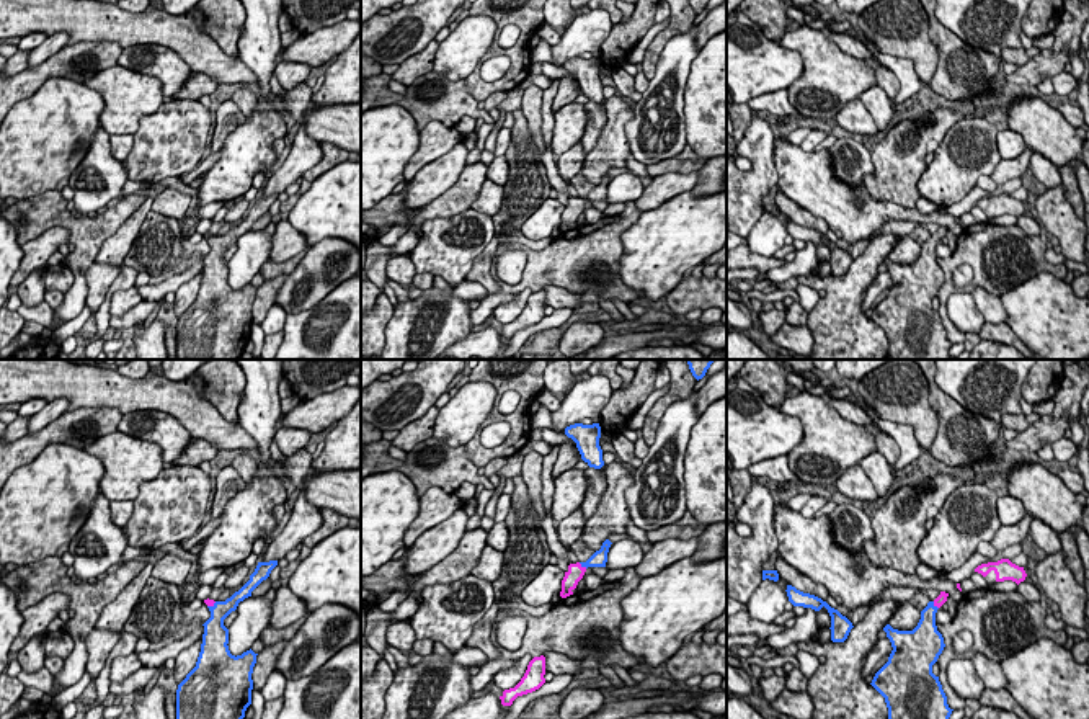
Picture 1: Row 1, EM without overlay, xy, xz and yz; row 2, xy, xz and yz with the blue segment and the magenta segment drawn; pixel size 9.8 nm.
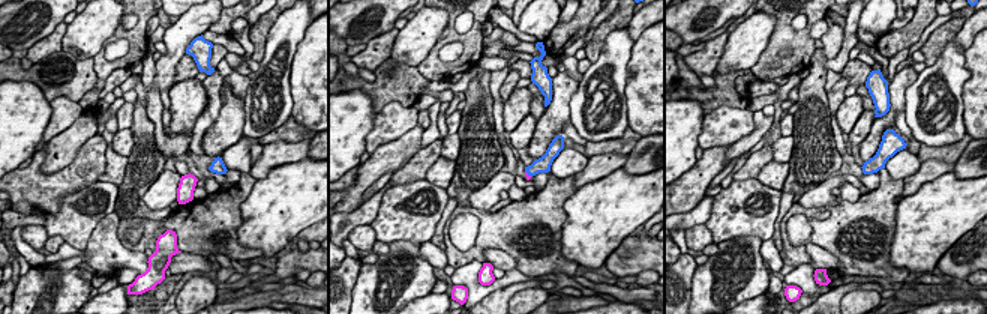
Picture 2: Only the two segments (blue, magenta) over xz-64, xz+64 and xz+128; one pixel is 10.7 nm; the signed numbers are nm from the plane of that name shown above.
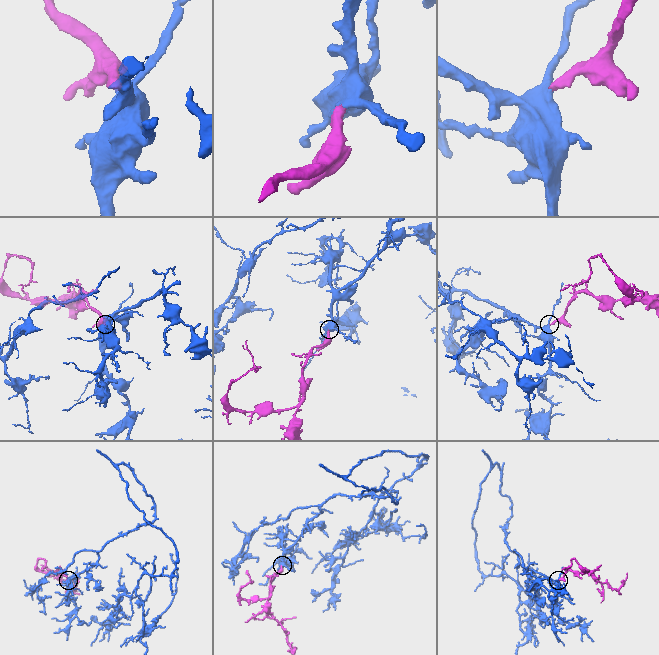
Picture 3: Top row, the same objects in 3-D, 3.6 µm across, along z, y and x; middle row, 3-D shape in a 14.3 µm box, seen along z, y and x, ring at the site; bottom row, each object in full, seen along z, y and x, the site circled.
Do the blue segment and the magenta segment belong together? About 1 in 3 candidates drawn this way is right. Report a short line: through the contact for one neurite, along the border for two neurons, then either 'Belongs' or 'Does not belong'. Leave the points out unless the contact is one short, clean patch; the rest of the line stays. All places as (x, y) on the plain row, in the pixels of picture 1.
Line: xz (600, 192), (583, 200), (575, 206). Belongs

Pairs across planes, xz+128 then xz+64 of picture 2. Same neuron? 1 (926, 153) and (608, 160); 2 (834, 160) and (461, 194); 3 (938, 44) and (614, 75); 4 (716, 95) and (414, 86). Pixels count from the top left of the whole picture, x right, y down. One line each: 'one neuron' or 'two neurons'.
1: two neurons
2: one neuron
3: two neurons
4: one neuron

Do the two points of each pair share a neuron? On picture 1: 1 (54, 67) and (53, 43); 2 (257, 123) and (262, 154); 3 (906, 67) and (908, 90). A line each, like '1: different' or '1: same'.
1: different
2: same
3: same

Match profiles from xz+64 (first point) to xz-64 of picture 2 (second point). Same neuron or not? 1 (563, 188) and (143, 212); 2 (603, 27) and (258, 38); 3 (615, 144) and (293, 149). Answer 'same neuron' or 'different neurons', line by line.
1: different neurons
2: same neuron
3: different neurons

